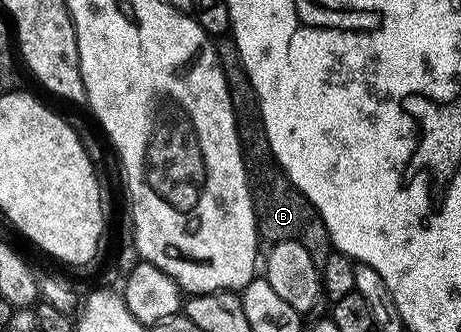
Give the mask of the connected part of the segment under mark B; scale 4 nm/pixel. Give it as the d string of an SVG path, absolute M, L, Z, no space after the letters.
M227 35L218 38L215 50L221 63L221 71L225 75L225 83L229 87L231 110L235 113L239 146L243 152L247 172L247 186L251 192L251 206L255 212L255 228L259 230L260 238L267 243L276 241L301 243L301 247L309 251L315 264L321 267L333 252L331 236L327 234L325 223L313 207L313 203L309 203L307 196L292 183L269 147L269 139L263 131L259 96L255 93L253 83L245 71L241 51L237 51L237 43Z

